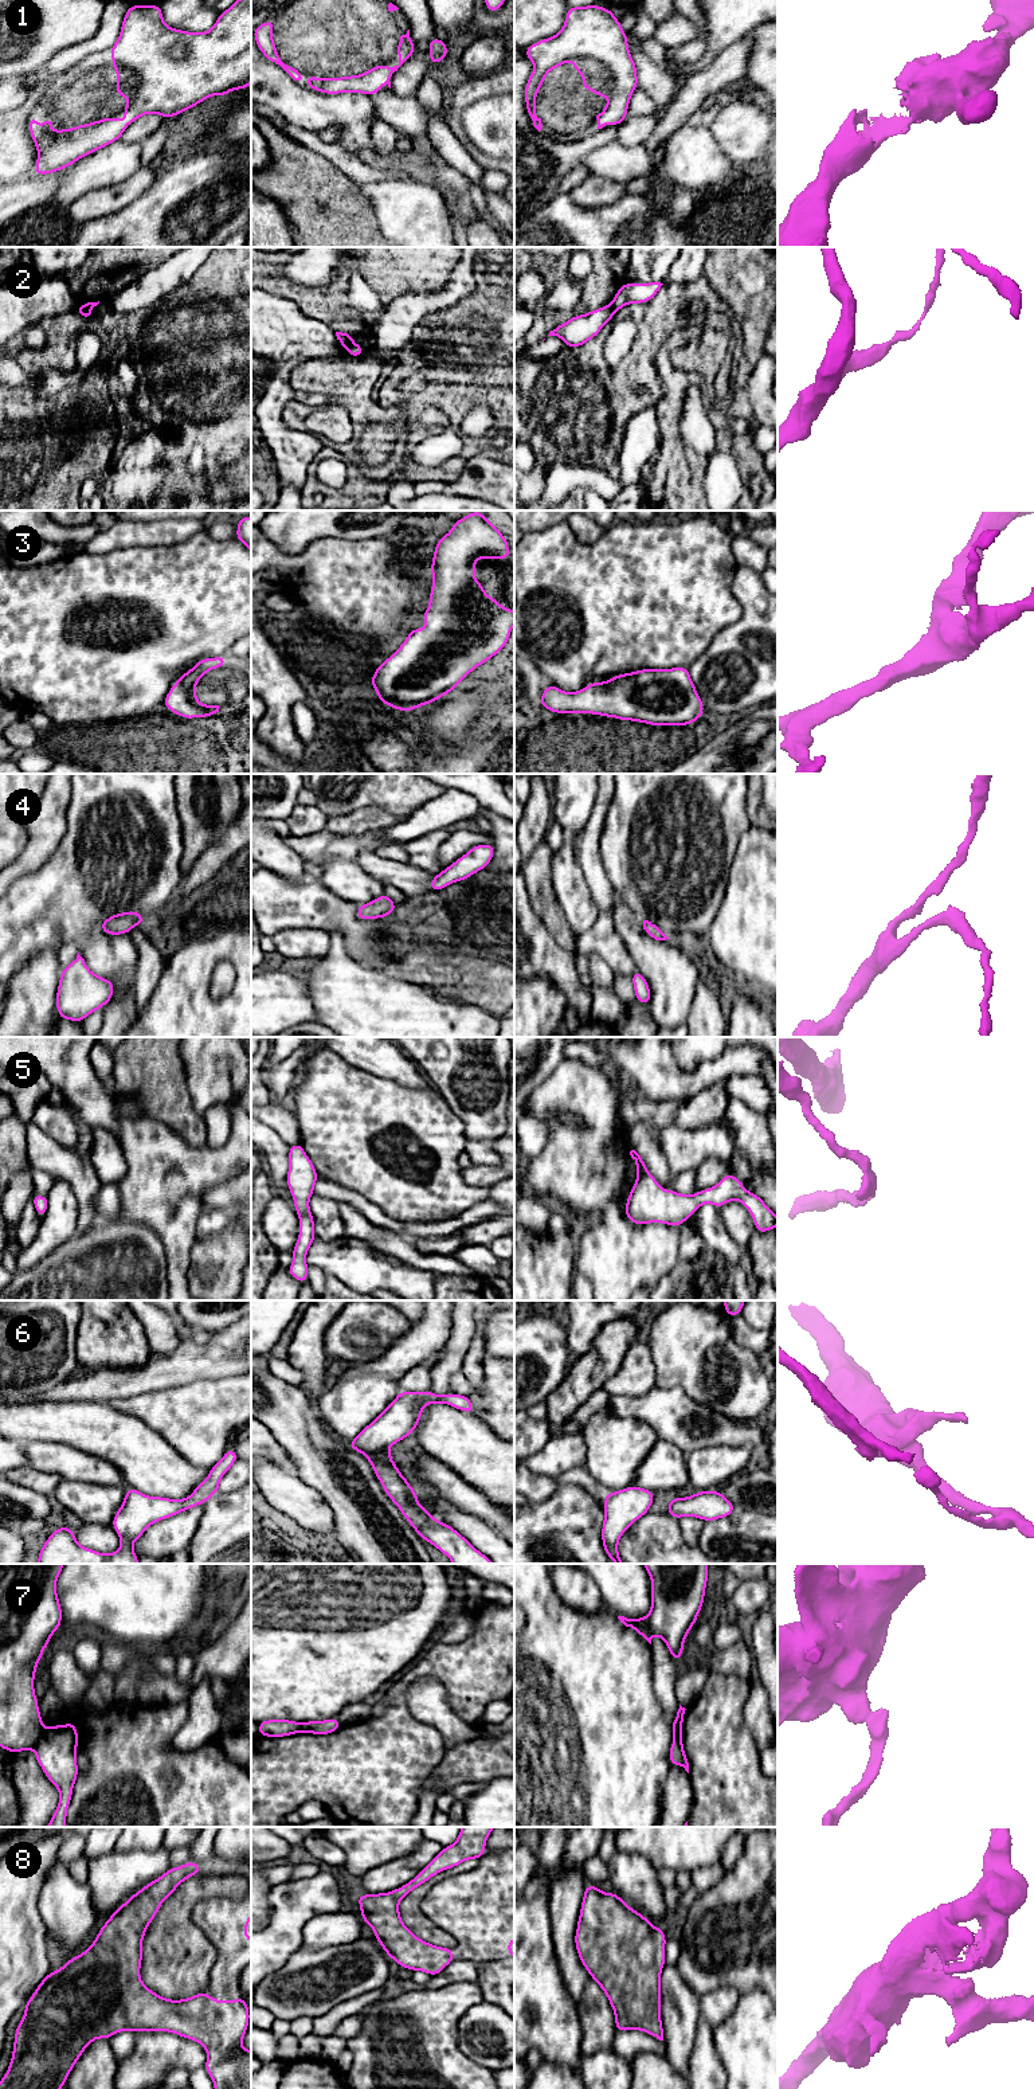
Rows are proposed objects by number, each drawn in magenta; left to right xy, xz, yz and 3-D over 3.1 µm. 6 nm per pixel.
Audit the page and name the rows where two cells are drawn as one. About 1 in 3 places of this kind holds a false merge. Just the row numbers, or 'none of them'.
2, 7

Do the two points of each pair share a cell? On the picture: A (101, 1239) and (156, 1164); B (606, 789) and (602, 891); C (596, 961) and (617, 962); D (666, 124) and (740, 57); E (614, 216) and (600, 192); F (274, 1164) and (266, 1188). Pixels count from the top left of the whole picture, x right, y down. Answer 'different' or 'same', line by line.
A: different
B: same
C: different
D: same
E: different
F: different

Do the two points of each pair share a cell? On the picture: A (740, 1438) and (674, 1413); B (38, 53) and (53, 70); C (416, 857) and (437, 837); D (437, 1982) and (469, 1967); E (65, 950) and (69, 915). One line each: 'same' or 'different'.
A: same
B: different
C: same
D: same
E: different

